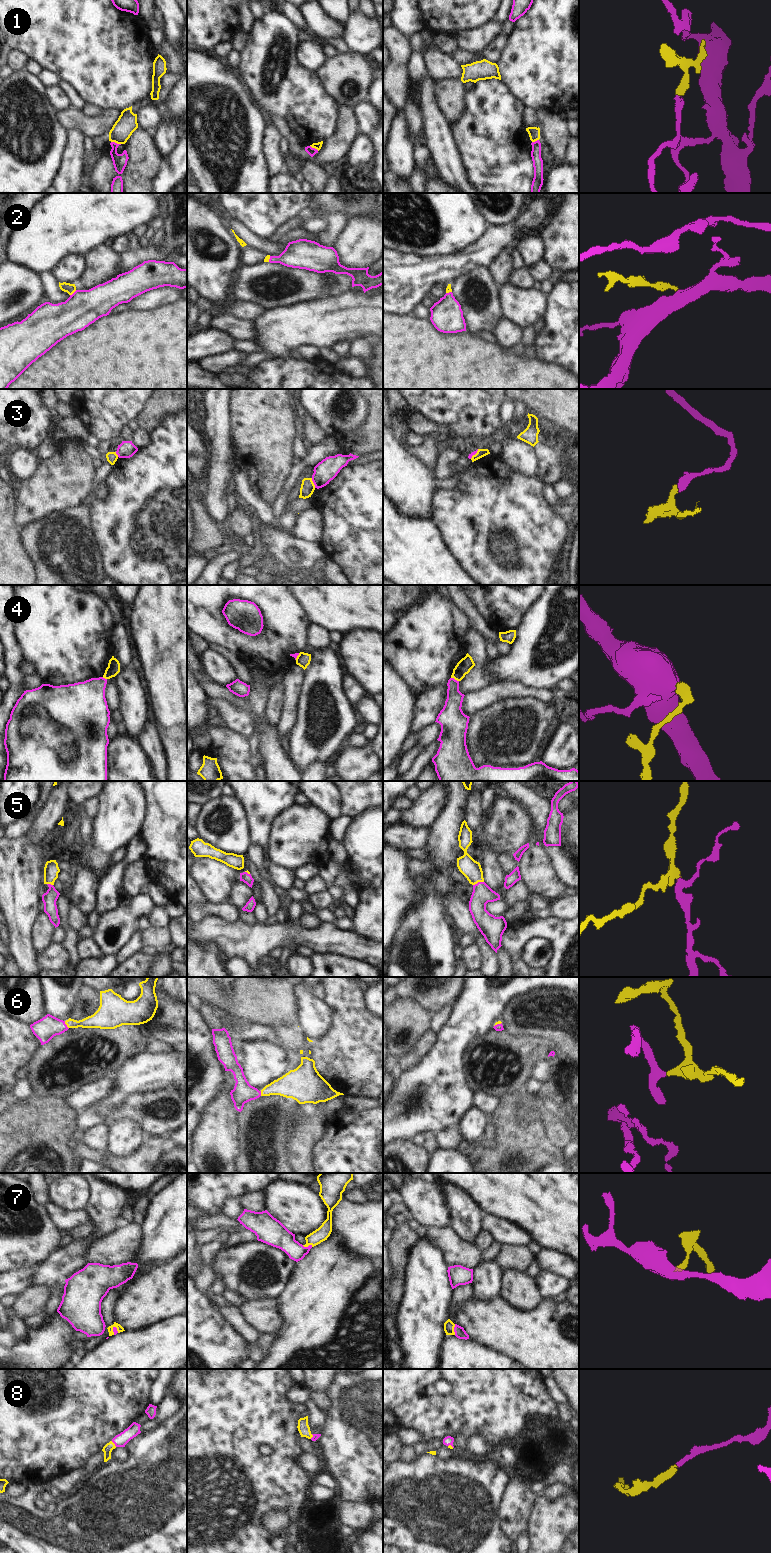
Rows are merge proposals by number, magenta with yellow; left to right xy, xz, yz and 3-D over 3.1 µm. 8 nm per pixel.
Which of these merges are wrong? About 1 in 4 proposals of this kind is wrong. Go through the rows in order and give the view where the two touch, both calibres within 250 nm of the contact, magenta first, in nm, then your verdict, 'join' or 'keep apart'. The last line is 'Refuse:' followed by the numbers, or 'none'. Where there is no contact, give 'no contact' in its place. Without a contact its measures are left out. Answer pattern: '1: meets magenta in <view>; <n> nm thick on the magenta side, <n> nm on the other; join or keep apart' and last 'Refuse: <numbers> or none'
1: meets magenta in xy; 110 nm thick on the magenta side, 160 nm on the other; keep apart
2: meets magenta in xy; 280 nm thick on the magenta side, 80 nm on the other; join
3: meets magenta in xz; 170 nm thick on the magenta side, 110 nm on the other; keep apart
4: meets magenta in yz; 150 nm thick on the magenta side, 120 nm on the other; keep apart
5: meets magenta in yz; 160 nm thick on the magenta side, 160 nm on the other; join
6: meets magenta in xy; 180 nm thick on the magenta side, 120 nm on the other; join
7: meets magenta in xz; 180 nm thick on the magenta side, 120 nm on the other; join
8: meets magenta in xy; 110 nm thick on the magenta side, 80 nm on the other; join
Refuse: 1, 3, 4

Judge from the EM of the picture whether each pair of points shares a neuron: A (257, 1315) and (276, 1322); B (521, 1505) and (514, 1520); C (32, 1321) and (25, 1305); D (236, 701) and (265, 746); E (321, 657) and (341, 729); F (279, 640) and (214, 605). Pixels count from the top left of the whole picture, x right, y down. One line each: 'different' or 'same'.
A: same
B: same
C: different
D: same
E: same
F: same

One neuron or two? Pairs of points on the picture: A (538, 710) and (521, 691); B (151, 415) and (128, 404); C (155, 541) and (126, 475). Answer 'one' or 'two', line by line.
A: two
B: two
C: one

